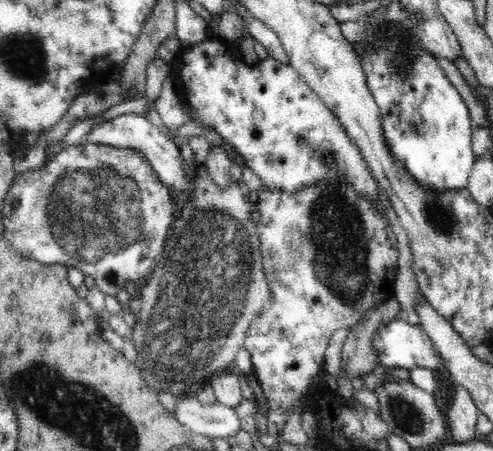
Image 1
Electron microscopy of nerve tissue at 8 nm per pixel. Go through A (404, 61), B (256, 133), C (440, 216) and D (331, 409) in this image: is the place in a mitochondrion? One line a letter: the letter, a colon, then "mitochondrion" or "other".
A: mitochondrion
B: other
C: mitochondrion
D: other

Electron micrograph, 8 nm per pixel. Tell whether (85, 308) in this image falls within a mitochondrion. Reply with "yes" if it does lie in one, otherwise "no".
no

